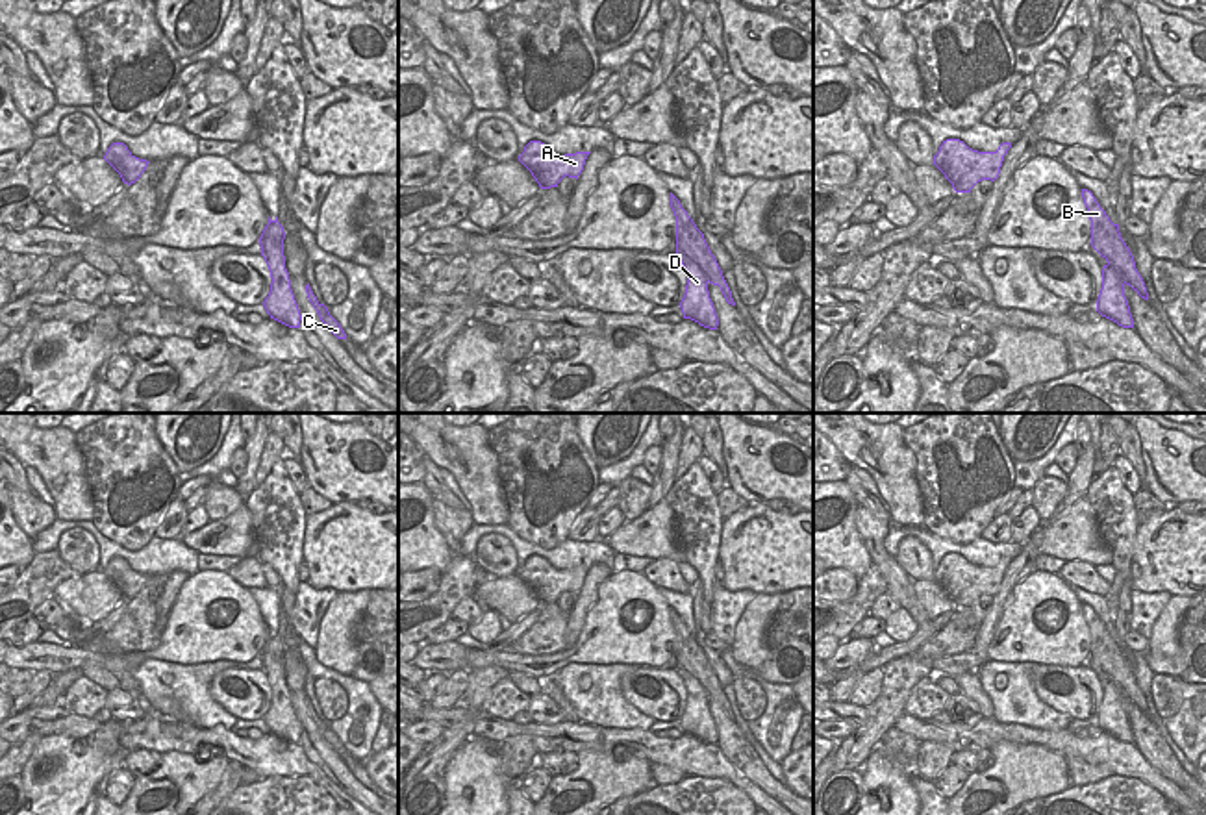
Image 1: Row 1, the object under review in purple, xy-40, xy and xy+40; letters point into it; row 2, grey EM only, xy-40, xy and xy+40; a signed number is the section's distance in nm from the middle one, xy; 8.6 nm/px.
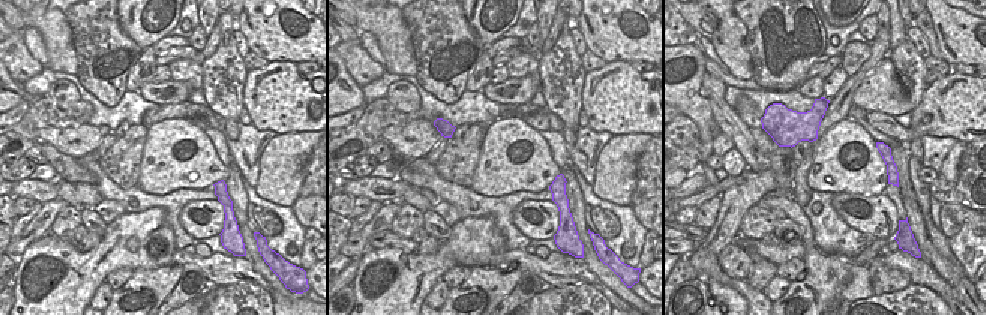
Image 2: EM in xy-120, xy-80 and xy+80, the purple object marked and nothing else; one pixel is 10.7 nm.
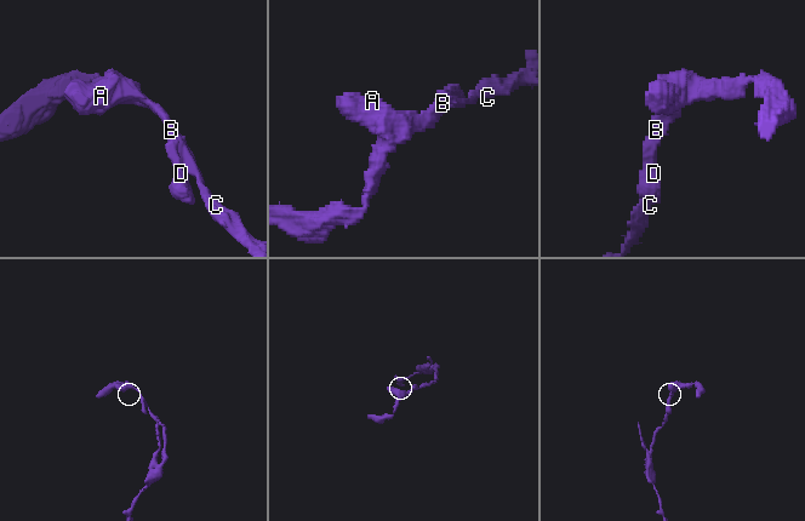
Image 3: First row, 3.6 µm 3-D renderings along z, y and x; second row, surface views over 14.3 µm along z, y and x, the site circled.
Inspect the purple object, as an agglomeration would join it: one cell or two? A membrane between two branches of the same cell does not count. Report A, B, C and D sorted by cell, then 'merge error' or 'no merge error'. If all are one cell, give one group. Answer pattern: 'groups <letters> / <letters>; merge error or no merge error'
groups A B C / D; merge error

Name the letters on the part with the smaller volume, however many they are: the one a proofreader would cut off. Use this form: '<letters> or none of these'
D

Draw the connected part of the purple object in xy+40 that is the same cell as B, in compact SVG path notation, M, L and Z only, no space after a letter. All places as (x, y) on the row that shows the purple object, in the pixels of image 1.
M1082 189L1082 198L1084 204L1089 211L1089 220L1091 220L1091 233L1097 232L1099 224L1108 226L1108 235L1106 243L1110 241L1112 254L1108 256L1108 263L1115 267L1115 270L1121 274L1121 278L1130 285L1141 298L1149 300L1149 293L1145 287L1145 282L1141 274L1136 269L1134 256L1126 243L1121 237L1119 224L1113 224L1106 211L1100 207L1097 198L1093 196L1091 191Z

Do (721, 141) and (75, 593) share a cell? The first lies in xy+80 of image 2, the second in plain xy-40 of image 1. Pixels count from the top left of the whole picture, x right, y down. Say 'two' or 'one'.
two

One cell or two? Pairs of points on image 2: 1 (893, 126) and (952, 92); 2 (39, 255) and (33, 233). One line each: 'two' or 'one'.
1: one
2: two

